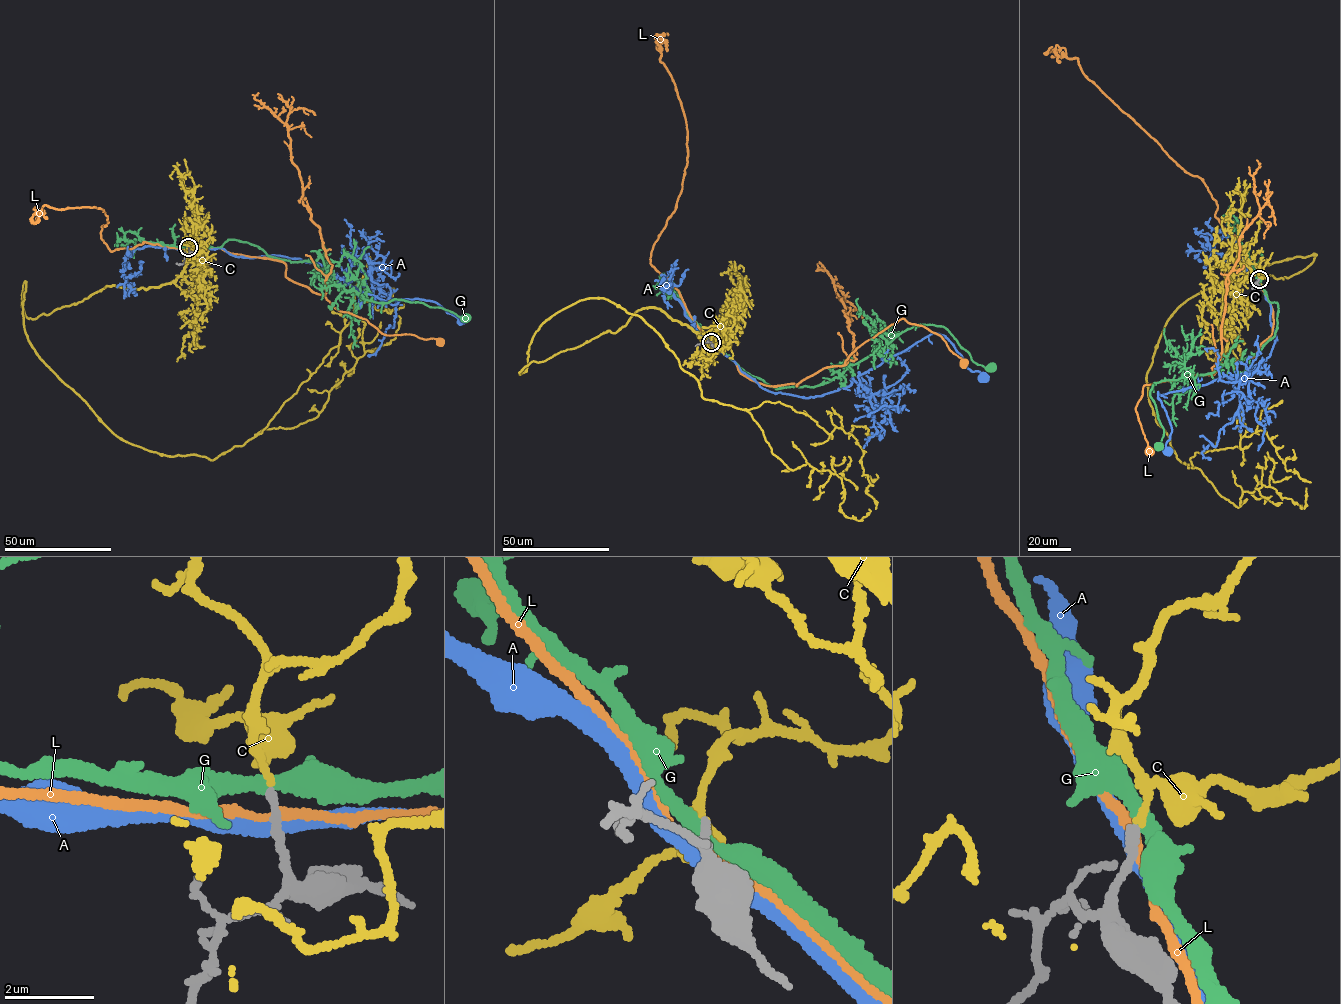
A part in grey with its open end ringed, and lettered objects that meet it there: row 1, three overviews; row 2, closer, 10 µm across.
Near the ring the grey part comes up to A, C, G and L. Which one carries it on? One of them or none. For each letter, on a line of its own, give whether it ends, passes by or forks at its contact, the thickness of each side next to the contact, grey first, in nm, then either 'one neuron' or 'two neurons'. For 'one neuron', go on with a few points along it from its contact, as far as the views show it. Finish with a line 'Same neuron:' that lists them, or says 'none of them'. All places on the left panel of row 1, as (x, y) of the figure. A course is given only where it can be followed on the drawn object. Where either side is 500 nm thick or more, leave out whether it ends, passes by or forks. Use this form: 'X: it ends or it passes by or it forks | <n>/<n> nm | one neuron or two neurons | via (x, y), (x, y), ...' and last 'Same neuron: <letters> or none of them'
A: it passes by | 240/320 nm | two neurons
C: it passes by | 160/110 nm | one neuron | via (188, 247), (171, 282), (33, 319), (23, 284), (40, 358), (165, 455), (242, 446), (359, 304), (403, 305)
G: it passes by | 180/300 nm | two neurons
L: it passes by | 220/200 nm | two neurons
Same neuron: C

